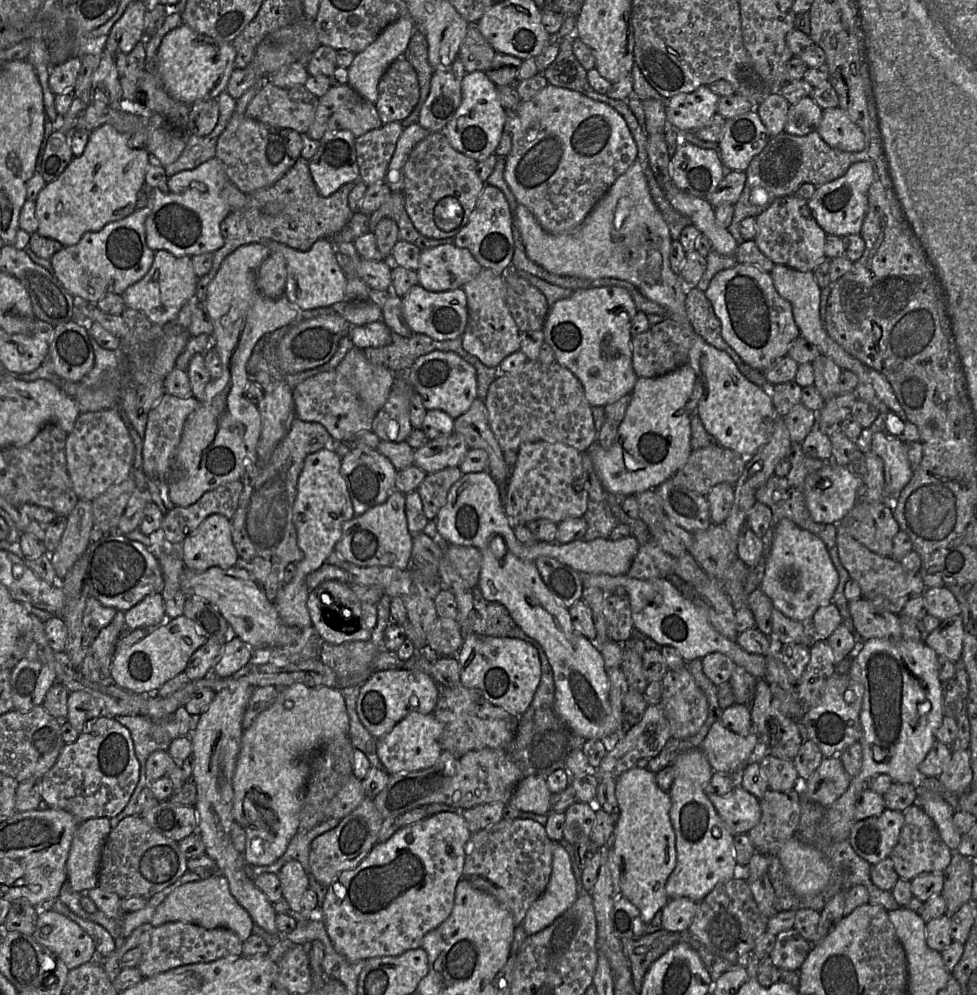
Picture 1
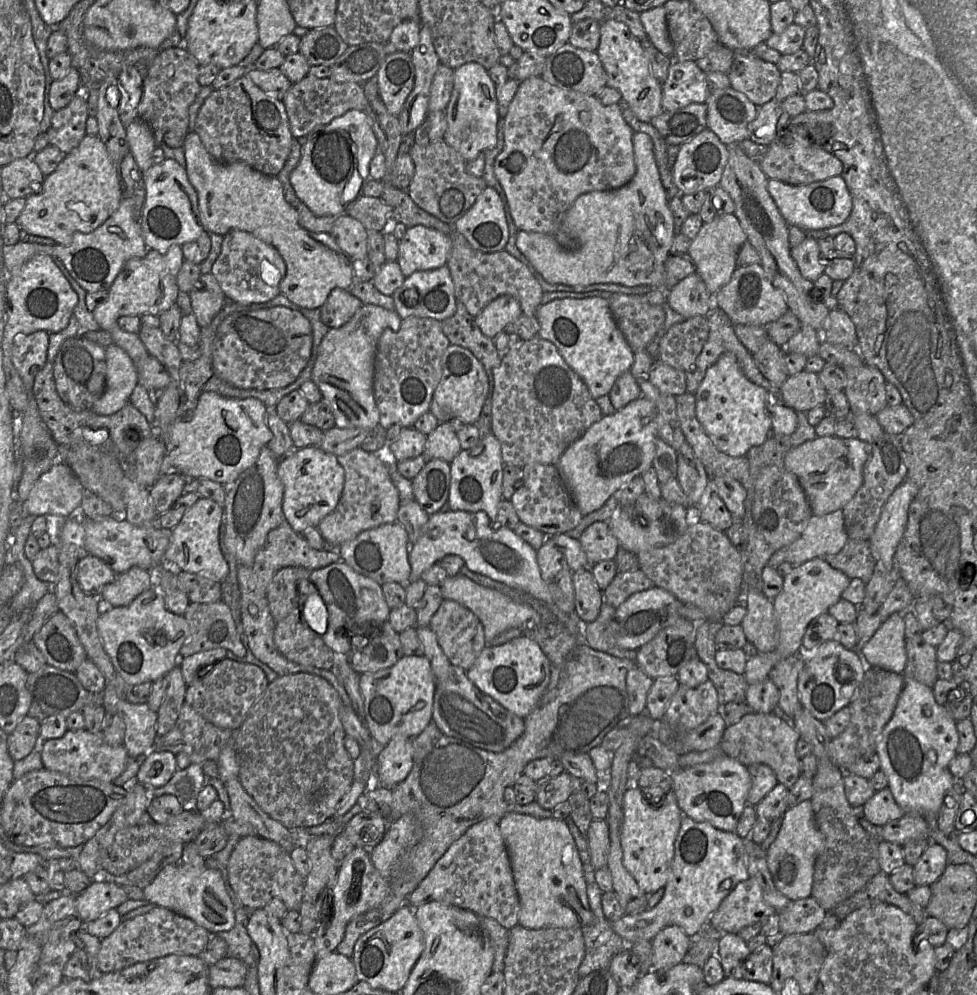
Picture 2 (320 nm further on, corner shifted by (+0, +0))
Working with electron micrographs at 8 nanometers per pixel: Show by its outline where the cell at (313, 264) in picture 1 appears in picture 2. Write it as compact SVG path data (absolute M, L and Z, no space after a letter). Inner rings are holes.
M195 132L187 133L183 149L186 173L197 192L200 221L204 229L222 236L232 230L246 231L276 248L286 265L286 274L279 285L280 293L288 300L303 308L319 309L332 289L348 290L355 282L352 258L337 245L330 233L314 233L300 225L298 212L286 201L282 184L277 176L263 174L242 161L233 163L217 161L206 150Z

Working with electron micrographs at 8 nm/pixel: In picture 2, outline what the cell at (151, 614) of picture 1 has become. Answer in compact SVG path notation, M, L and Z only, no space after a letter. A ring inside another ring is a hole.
M133 566L117 574L114 581L106 584L101 590L101 598L107 600L113 607L126 606L151 587L150 571Z

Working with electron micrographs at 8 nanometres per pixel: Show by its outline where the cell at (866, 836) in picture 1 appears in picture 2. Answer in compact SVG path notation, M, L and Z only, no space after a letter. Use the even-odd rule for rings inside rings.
M889 787L875 792L864 804L863 810L864 818L881 827L889 821L899 819L906 814L894 800Z

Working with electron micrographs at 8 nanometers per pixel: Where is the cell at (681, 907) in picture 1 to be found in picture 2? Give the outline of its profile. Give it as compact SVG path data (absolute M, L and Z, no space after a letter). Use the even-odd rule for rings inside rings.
M669 925L660 930L652 939L652 970L659 978L672 967L680 964L692 938L676 925Z

